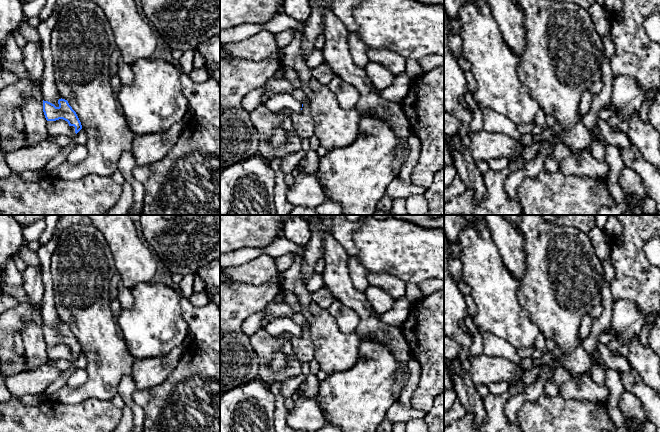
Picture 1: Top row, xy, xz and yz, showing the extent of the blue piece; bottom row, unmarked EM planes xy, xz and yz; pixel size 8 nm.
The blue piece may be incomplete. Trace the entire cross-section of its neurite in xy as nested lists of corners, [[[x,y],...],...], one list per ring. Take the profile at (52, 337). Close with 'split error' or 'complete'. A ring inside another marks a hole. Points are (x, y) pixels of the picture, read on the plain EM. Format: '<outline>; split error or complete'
[[[61,322],[58,324],[58,328],[59,330],[56,331],[54,328],[43,324],[43,336],[47,345],[63,343],[68,346],[69,355],[67,358],[70,361],[70,366],[49,385],[44,394],[45,398],[50,398],[59,389],[67,385],[69,377],[76,371],[73,361],[82,353],[81,346],[68,325]]]; split error

